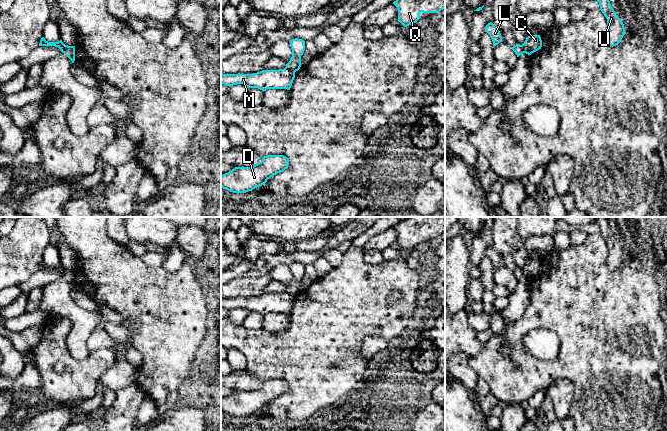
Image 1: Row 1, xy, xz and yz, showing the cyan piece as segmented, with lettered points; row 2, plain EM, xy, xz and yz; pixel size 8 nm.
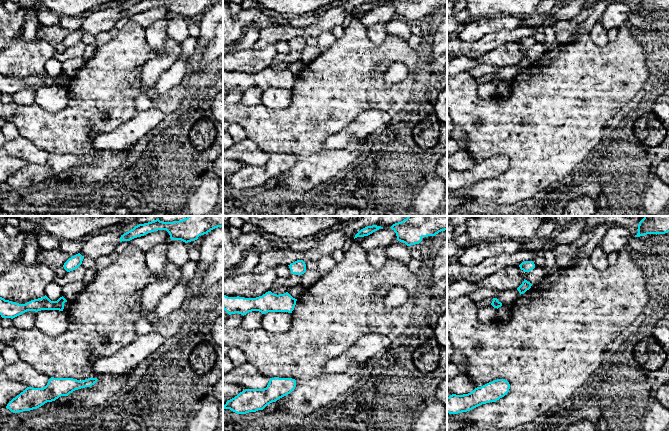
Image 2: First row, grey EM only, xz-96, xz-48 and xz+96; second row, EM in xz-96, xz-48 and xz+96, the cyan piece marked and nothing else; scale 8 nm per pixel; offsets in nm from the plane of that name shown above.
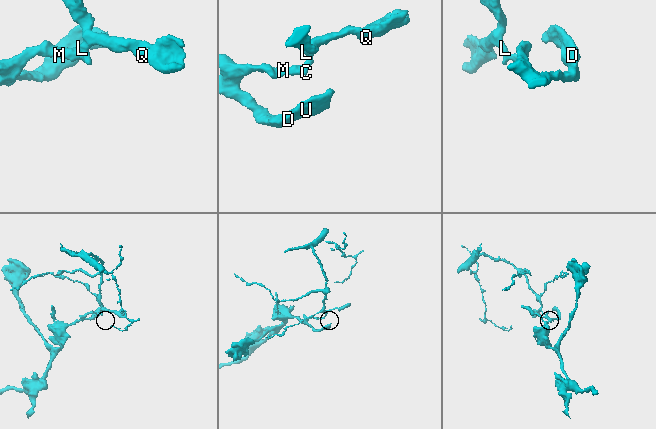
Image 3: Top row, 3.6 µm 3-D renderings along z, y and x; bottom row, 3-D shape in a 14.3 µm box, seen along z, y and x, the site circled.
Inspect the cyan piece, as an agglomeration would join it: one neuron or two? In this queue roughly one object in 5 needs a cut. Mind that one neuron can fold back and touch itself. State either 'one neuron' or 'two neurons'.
two neurons

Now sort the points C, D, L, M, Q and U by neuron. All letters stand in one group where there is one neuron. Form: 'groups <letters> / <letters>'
groups C D M U / L Q

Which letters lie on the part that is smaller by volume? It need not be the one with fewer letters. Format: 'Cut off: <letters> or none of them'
Cut off: L, Q

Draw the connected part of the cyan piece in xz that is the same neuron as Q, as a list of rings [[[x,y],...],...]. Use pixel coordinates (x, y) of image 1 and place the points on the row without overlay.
[[[407,217],[393,228],[398,233],[398,246],[404,251],[416,247],[420,237],[439,237],[445,232],[445,217]]]

